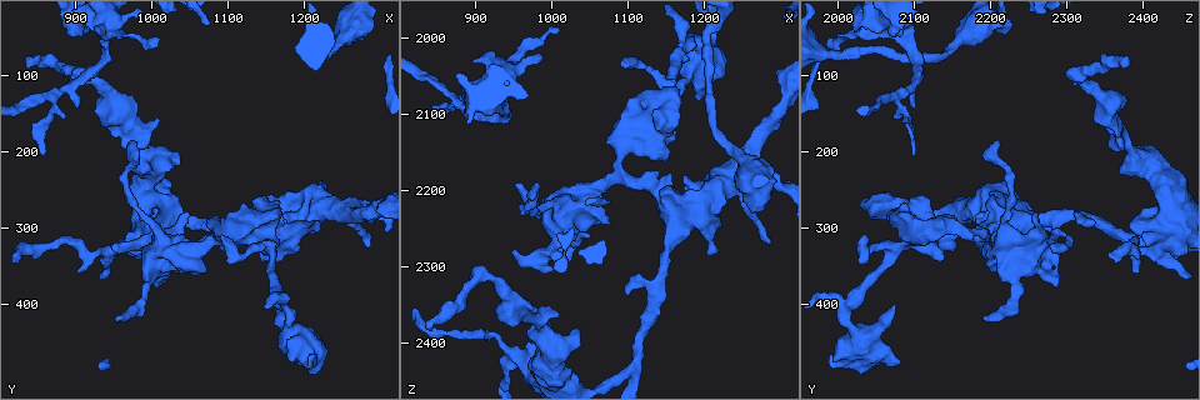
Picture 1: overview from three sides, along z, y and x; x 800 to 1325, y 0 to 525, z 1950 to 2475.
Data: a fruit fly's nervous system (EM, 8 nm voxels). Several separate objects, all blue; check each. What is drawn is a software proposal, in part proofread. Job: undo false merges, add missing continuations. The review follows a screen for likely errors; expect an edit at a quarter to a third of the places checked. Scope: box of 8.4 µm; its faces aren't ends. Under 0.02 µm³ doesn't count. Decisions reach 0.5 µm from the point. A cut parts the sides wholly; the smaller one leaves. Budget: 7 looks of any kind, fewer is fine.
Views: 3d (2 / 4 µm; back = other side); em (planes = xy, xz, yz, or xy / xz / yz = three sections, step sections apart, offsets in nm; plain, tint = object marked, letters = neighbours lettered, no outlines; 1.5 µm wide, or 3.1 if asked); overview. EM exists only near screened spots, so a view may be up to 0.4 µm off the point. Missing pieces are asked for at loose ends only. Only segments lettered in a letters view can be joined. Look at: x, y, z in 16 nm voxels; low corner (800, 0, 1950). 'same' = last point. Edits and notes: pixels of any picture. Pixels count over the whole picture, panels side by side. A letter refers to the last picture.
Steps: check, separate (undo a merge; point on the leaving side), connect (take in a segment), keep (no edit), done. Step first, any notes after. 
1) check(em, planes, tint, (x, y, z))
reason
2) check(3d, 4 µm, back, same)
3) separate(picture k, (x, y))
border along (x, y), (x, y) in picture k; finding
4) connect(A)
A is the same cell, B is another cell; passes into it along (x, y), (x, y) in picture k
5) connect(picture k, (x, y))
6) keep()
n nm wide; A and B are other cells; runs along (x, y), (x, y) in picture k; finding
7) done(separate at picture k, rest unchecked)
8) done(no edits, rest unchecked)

check(em, planes, letters, (1010, 55, 1990))
free end

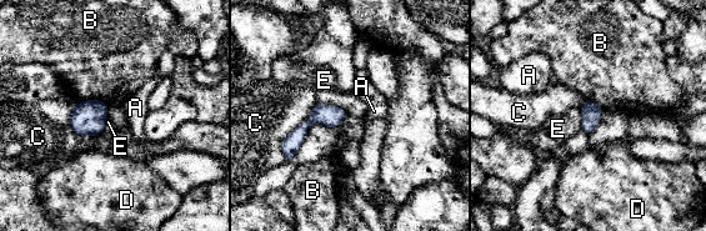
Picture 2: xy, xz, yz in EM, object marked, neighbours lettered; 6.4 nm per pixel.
keep()
A, B, C, D and E are other cells; border along (318, 101), (340, 106), (348, 114) in picture 2; none of them fits

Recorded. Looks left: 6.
check(3d, 4 µm, (1185, 480, 2080))
branch stops here

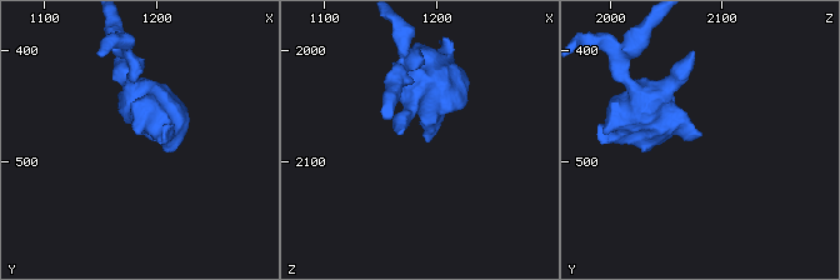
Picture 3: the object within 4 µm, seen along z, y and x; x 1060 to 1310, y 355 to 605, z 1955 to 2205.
check(em, xy, step 8, tint, (1188, 474, 2076))

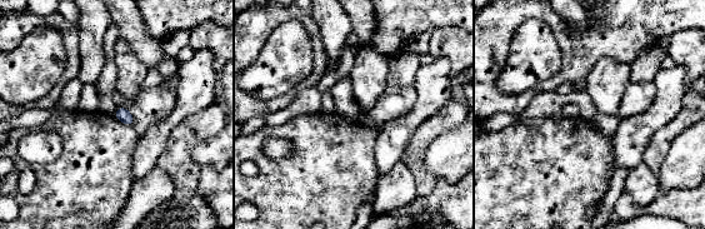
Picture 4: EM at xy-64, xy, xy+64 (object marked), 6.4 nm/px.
check(em, planes, letters, same)

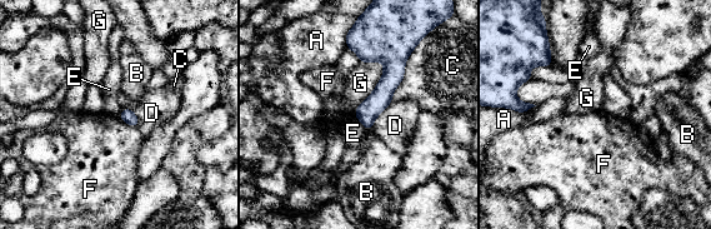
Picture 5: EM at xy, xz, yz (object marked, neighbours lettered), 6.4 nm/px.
keep()
A, B, C, D, E, F and G are other cells; border along (118, 117), (136, 127) in picture 5; no lettered segment goes on from it

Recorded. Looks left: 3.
check(3d, 4 µm, (840, 85, 2375))
an open end

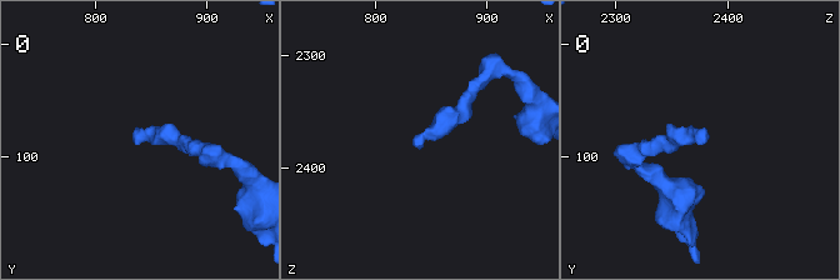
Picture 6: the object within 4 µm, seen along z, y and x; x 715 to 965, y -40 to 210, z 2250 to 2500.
check(em, planes, letters, (836, 90, 2380))

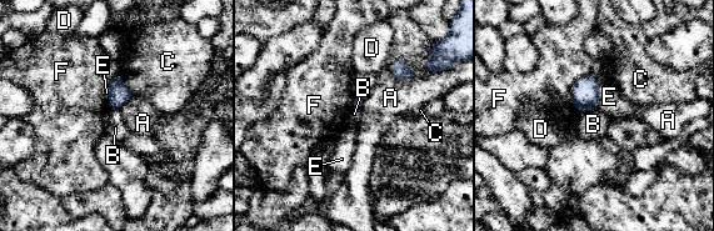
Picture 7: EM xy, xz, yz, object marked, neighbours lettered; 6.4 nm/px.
keep()
A, B, C, D, E and F are other cells; border along (595, 108), (583, 113) in picture 7; no lettered segment goes on from it

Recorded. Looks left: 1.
done(no edits, rest unchecked)

